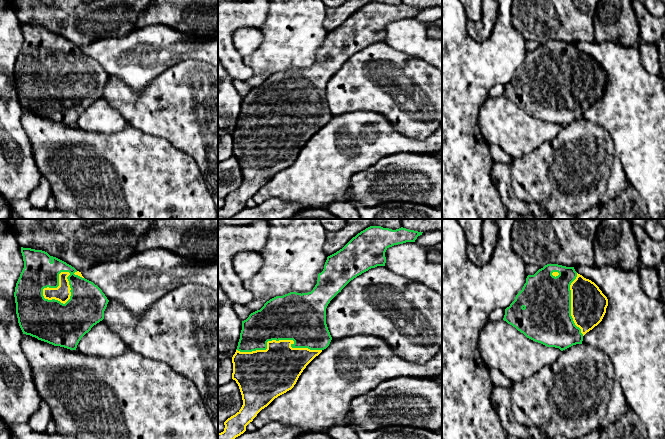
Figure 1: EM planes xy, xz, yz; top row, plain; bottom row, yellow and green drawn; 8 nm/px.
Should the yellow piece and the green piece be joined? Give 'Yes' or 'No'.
Yes

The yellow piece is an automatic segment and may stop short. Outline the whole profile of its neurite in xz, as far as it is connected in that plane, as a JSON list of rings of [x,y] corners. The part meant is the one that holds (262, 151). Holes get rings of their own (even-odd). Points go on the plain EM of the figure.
[[[370,2],[327,33],[311,68],[276,72],[242,97],[240,115],[232,133],[232,155],[239,162],[243,181],[224,198],[224,207],[218,209],[218,219],[229,219],[243,210],[257,190],[275,174],[291,166],[306,142],[329,122],[332,113],[326,100],[326,84],[330,77],[357,52],[371,44],[385,42],[385,28],[389,23],[415,18],[422,9],[403,3],[392,6]]]

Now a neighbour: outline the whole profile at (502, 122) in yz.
[[[504,96],[487,98],[479,111],[479,126],[487,143],[499,145],[512,159],[553,140],[561,129],[527,114]]]

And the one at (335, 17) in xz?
[[[346,0],[345,3],[337,8],[326,7],[326,18],[324,28],[330,32],[342,25],[353,13],[370,2],[381,2],[396,6],[402,0]]]

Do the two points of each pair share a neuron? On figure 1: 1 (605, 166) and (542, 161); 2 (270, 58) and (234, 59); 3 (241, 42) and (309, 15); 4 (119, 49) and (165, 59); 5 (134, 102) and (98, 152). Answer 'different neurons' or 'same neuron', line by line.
1: same neuron
2: different neurons
3: different neurons
4: same neuron
5: different neurons

